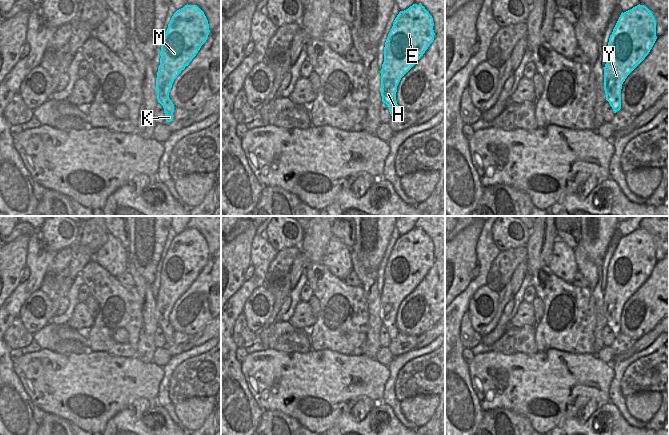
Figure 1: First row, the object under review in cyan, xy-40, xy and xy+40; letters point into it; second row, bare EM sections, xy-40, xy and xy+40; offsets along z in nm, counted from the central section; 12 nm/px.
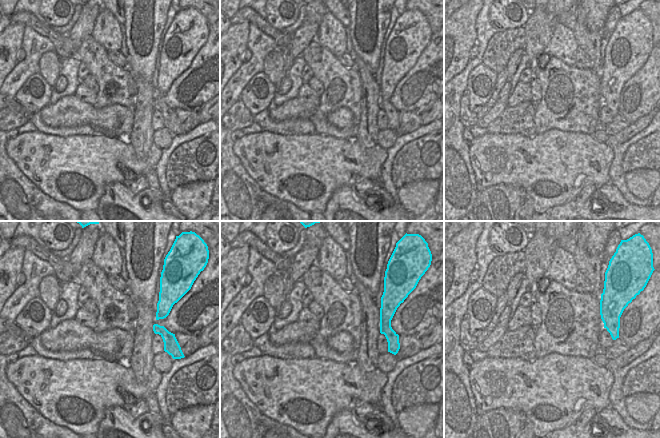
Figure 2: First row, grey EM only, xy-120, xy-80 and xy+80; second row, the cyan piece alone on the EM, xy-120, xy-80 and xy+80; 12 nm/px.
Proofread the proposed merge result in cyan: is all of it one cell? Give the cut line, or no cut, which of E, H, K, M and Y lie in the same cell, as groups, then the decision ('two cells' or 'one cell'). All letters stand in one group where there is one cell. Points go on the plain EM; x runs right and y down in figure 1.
cut none; groups E H K M Y; one cell

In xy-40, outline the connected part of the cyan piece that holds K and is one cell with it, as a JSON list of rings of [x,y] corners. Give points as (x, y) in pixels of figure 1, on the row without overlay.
[[[185,229],[177,234],[165,256],[156,302],[157,324],[164,332],[167,346],[173,344],[174,328],[169,316],[177,300],[196,280],[209,259],[209,248],[197,229]]]

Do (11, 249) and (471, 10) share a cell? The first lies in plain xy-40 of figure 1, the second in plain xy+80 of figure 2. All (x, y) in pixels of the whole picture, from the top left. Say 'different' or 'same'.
same

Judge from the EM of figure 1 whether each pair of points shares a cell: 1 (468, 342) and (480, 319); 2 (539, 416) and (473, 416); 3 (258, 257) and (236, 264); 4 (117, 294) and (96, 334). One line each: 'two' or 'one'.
1: two
2: two
3: two
4: one

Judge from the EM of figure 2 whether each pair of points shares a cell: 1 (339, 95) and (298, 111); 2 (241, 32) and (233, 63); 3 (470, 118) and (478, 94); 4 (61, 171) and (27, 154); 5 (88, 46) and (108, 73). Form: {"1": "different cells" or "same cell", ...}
{"1": "different cells", "2": "same cell", "3": "different cells", "4": "same cell", "5": "same cell"}

